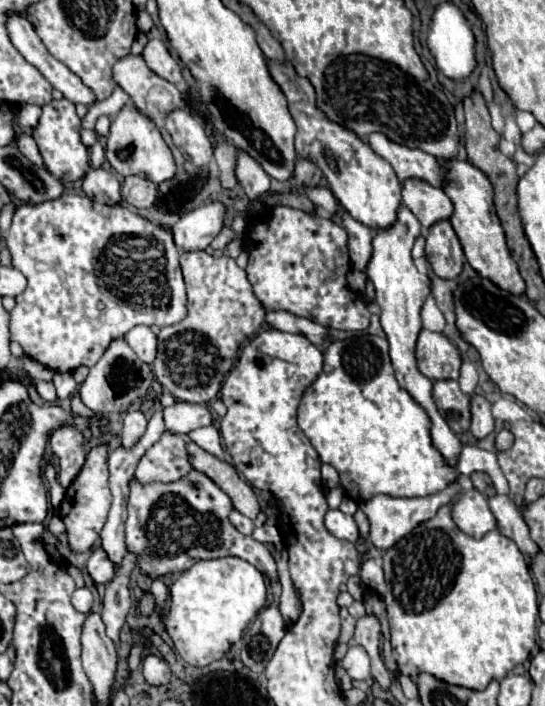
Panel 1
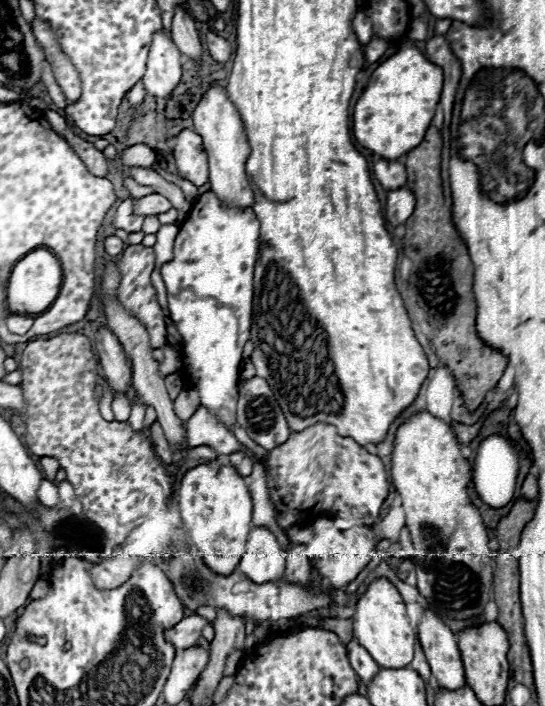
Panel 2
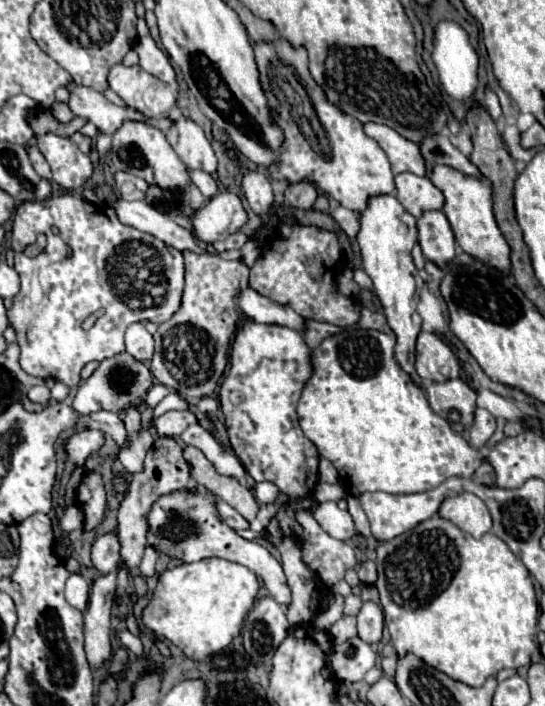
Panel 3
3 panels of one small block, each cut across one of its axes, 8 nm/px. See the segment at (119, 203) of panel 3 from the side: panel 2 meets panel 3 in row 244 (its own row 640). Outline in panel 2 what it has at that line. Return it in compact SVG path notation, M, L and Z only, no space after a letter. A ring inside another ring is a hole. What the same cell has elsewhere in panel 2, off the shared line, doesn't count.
M190 614L186 618L182 618L172 630L164 632L164 638L168 638L168 642L172 642L178 650L196 646L202 638L202 630L204 626L208 626L210 622L206 618L202 618L200 614Z

